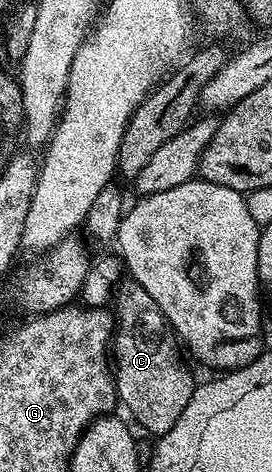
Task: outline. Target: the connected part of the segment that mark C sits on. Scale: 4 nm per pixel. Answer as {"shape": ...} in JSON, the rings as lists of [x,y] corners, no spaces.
{"shape":[[[125,279],[114,293],[114,335],[110,360],[114,365],[117,401],[152,435],[167,434],[192,397],[192,372],[180,361],[181,345],[157,302],[138,281]]]}

